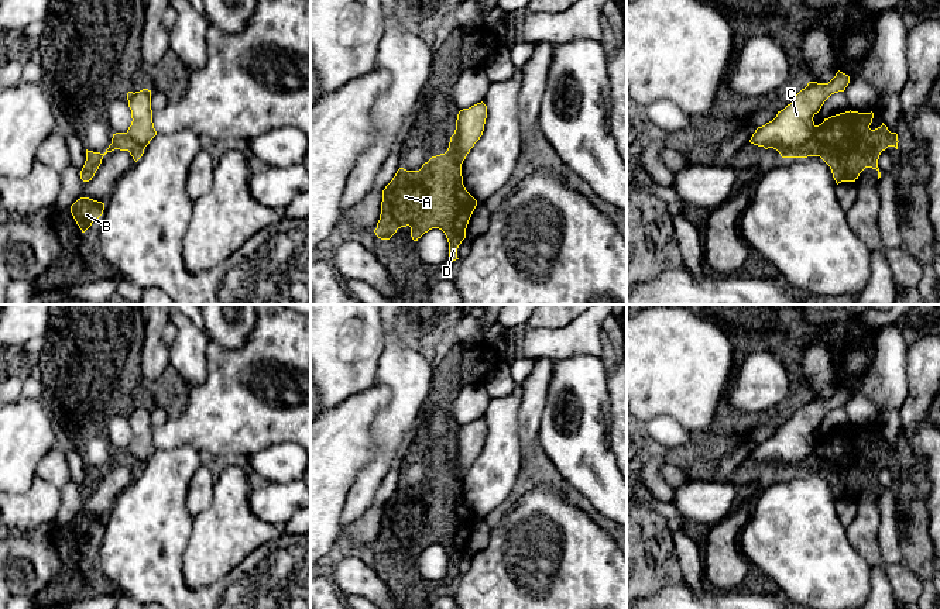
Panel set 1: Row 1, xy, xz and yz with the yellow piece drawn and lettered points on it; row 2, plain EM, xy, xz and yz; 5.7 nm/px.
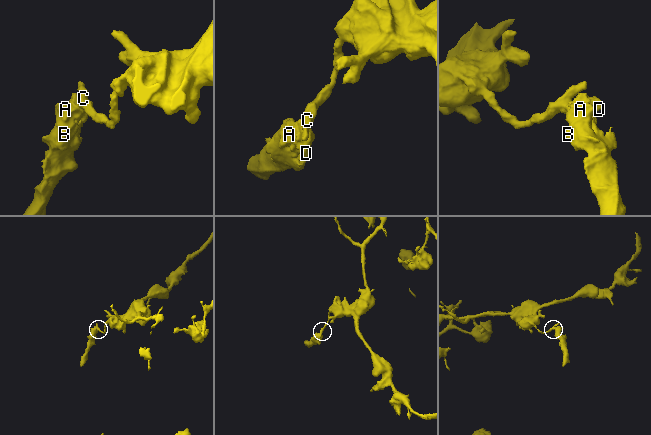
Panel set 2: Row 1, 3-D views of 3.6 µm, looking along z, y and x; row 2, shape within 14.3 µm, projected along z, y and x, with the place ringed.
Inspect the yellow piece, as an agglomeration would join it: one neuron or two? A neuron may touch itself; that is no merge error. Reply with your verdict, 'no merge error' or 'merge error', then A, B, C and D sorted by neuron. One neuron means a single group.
merge error; A B D / C

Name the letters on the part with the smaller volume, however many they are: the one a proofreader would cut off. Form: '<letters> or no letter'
A, B, D

